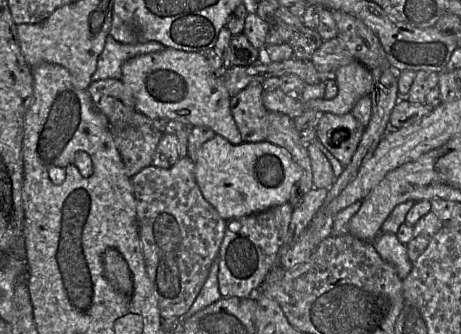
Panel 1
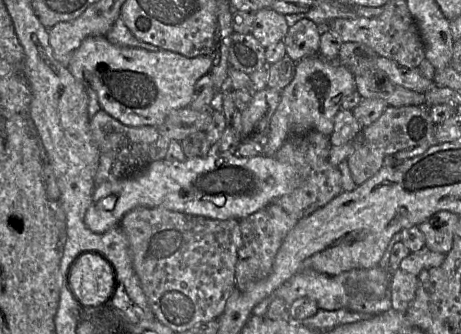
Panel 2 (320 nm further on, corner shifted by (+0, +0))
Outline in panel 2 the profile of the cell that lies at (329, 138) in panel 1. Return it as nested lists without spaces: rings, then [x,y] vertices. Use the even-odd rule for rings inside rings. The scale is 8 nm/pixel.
[[[388,106],[375,122],[363,127],[352,141],[353,152],[346,161],[355,184],[357,186],[363,184],[384,166],[421,155],[439,144],[435,137],[435,127],[428,107]]]

